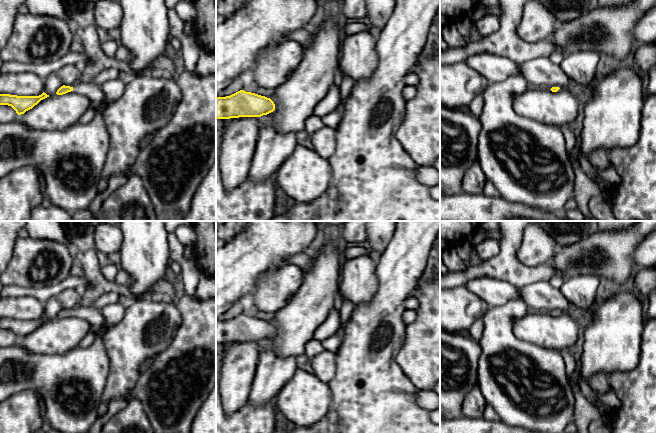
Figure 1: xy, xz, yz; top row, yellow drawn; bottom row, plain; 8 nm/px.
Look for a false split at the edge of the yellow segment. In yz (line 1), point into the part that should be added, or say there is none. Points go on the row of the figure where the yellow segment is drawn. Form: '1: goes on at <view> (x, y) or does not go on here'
1: does not go on here

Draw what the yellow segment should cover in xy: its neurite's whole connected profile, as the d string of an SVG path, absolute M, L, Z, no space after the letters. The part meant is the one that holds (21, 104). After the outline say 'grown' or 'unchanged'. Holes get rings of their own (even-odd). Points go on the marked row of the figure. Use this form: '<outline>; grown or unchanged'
M46 93L39 96L17 96L10 94L0 94L0 105L11 106L18 115L24 114L26 111L32 109L41 100L49 97Z; unchanged

